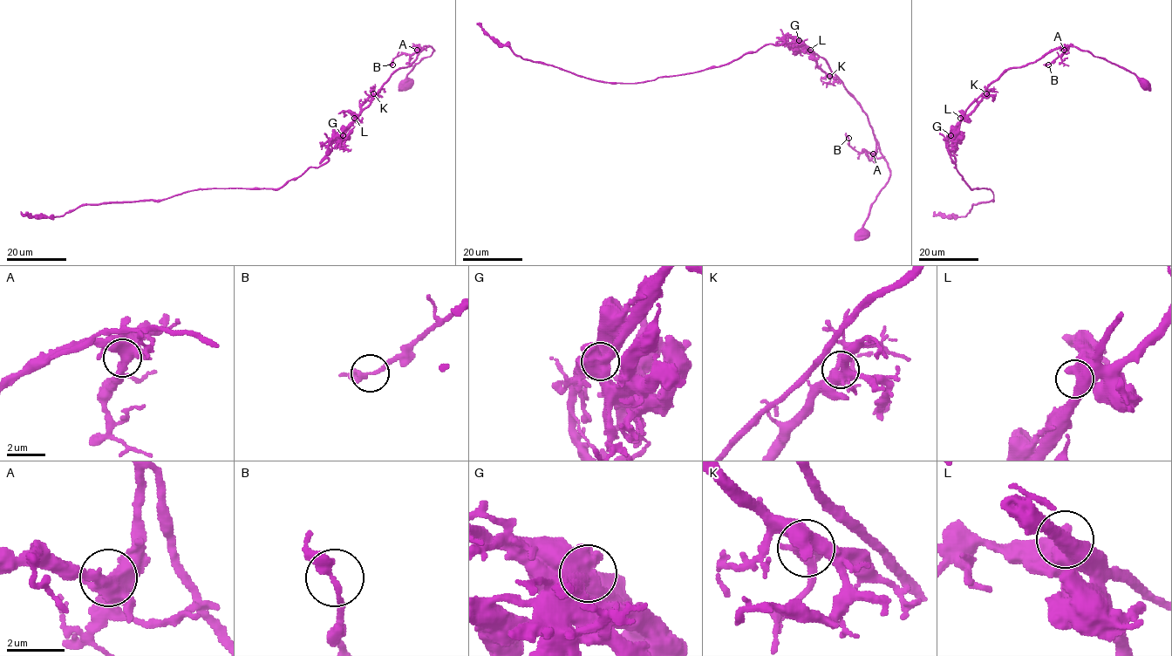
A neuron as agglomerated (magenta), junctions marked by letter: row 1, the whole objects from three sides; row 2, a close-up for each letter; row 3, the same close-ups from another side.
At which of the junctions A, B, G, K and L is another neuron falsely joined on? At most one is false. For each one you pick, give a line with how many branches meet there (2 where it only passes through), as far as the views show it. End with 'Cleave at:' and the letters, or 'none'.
Cleave at: none

